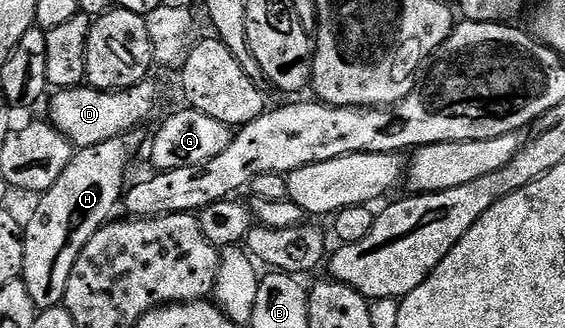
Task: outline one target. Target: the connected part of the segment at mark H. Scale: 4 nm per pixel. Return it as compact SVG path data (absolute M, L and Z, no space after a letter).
M137 128L128 134L114 136L114 140L102 140L102 144L79 147L73 153L70 164L66 164L62 176L58 176L58 180L54 180L54 184L50 184L50 188L40 195L40 203L33 219L22 230L24 235L22 277L26 288L30 288L30 297L33 298L37 311L49 310L63 303L66 296L66 280L70 280L70 272L74 272L74 260L78 260L82 248L86 248L90 236L94 236L94 232L102 229L115 215L112 213L121 205L126 193L124 177L128 174L128 165L131 164L132 157L146 146L144 132L143 129Z

